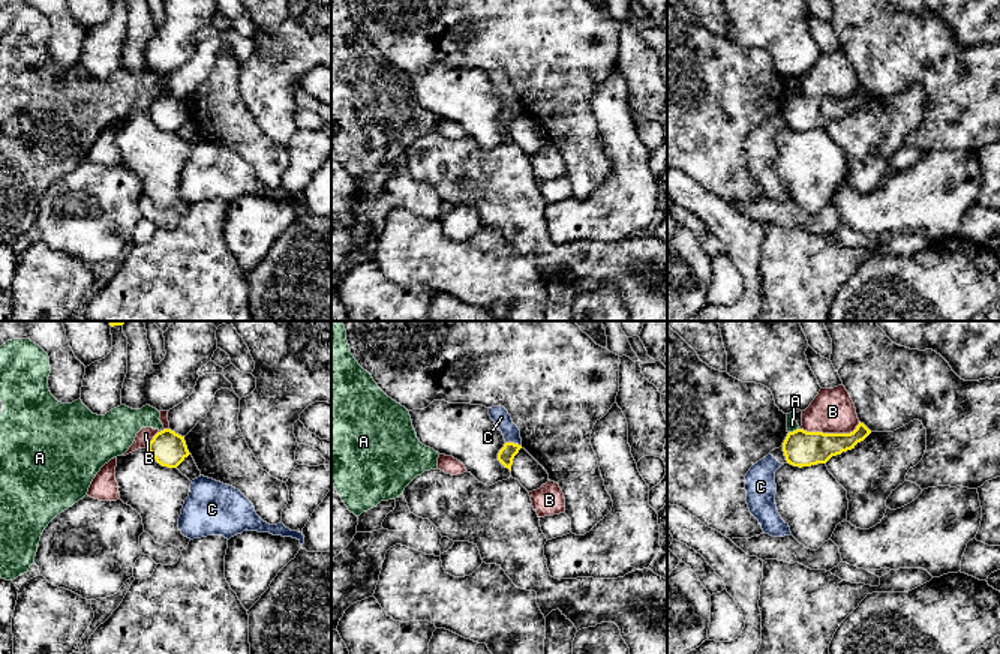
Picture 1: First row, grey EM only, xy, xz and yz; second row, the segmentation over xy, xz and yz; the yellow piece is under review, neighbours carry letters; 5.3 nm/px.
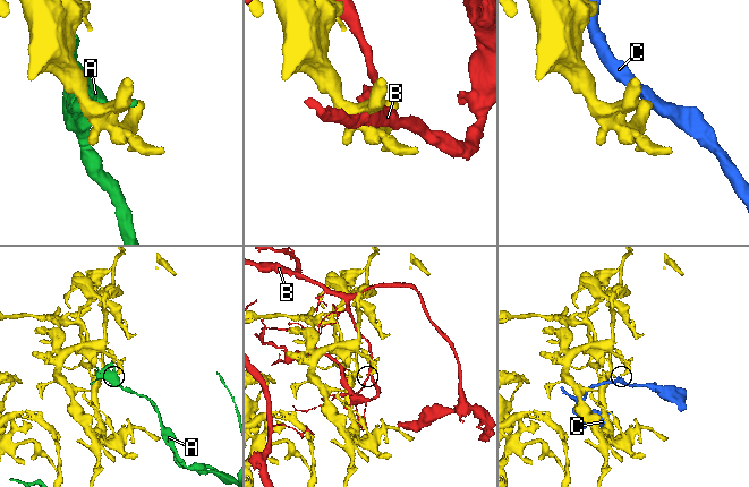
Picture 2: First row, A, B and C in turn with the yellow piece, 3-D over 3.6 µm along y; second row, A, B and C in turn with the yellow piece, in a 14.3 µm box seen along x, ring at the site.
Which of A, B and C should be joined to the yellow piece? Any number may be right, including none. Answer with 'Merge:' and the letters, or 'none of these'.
Merge: none of these

